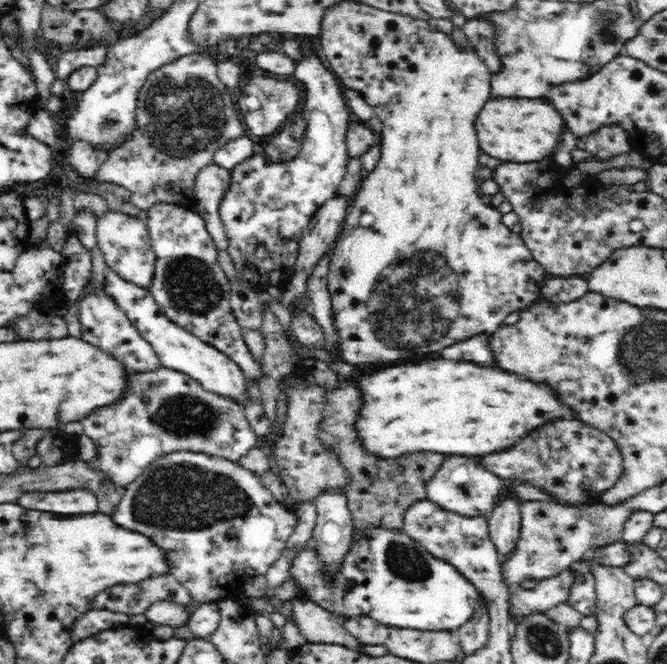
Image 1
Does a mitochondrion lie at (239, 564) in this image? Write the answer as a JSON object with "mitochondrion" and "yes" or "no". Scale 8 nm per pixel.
{"mitochondrion":"no"}

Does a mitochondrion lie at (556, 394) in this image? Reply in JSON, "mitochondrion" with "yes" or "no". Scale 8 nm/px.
{"mitochondrion":"no"}

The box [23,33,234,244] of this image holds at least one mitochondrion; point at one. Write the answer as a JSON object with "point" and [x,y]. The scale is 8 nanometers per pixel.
{"point":[186,113]}

